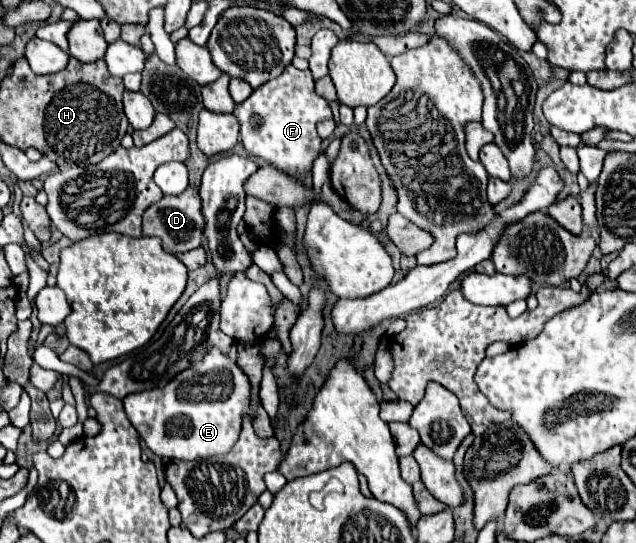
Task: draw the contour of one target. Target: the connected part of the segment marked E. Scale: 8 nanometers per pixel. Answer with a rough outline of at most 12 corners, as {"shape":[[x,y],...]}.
{"shape":[[217,349],[123,405],[155,455],[229,453],[249,377]]}

